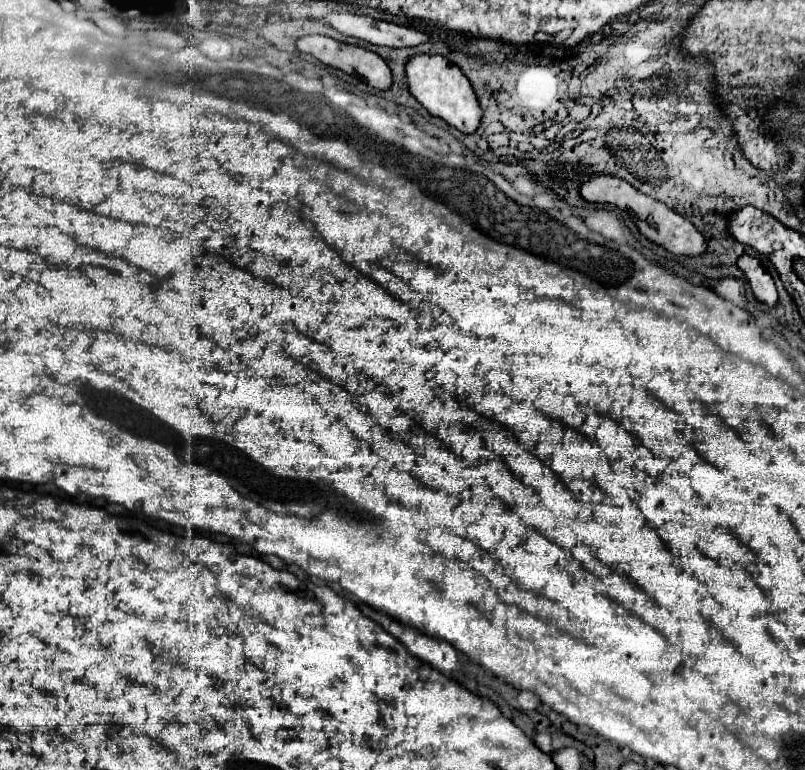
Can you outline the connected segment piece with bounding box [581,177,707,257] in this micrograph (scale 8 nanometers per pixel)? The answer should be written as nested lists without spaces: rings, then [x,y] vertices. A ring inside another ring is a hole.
[[[595,177],[587,183],[581,185],[581,195],[589,203],[609,203],[615,205],[623,211],[631,211],[635,217],[637,225],[643,225],[643,237],[653,241],[655,245],[667,249],[673,255],[683,255],[683,257],[699,257],[707,249],[705,237],[693,227],[691,221],[687,221],[683,215],[667,209],[661,201],[655,201],[643,193],[639,193],[635,187],[631,187],[627,181],[617,179],[617,177]]]

